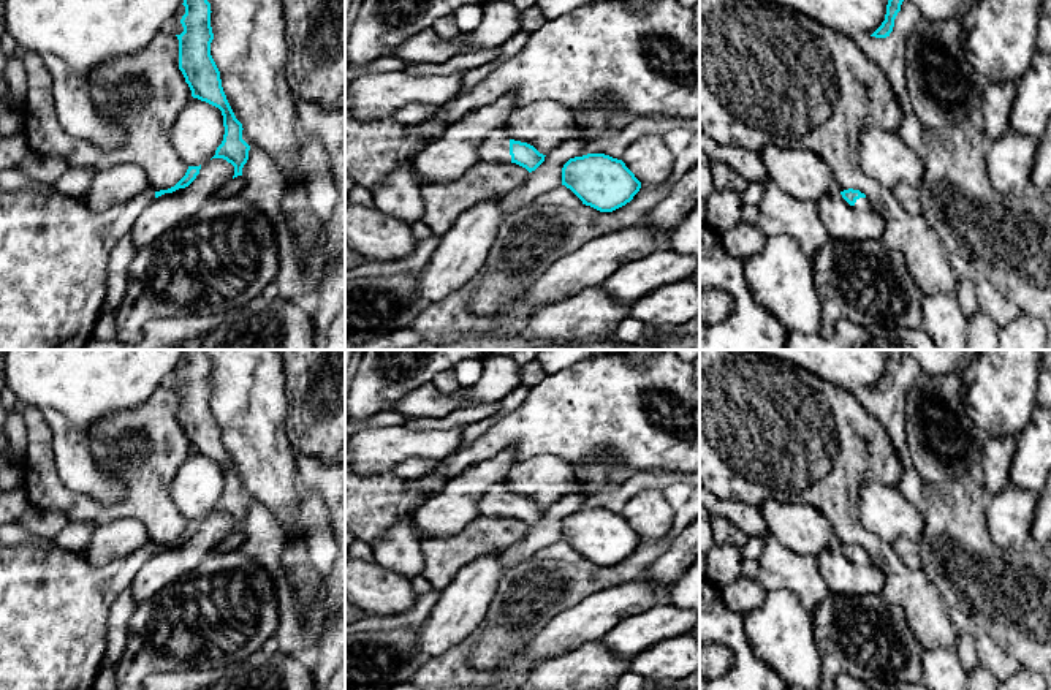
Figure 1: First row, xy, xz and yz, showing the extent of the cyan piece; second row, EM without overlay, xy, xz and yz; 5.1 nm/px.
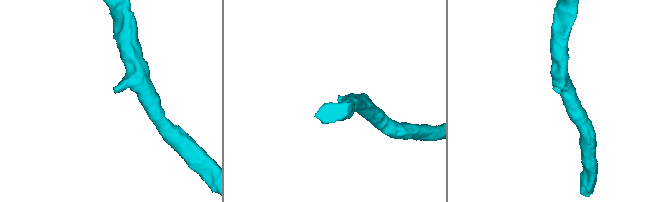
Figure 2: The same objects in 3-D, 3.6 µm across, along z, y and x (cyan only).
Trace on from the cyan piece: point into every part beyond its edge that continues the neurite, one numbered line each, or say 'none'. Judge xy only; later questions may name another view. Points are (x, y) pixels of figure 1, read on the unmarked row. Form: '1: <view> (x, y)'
1: xy (54, 605)

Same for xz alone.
1: xz (496, 502)

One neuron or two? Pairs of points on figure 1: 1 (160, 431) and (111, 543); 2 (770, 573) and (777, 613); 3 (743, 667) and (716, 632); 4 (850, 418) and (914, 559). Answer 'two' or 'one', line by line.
1: two
2: two
3: one
4: two

